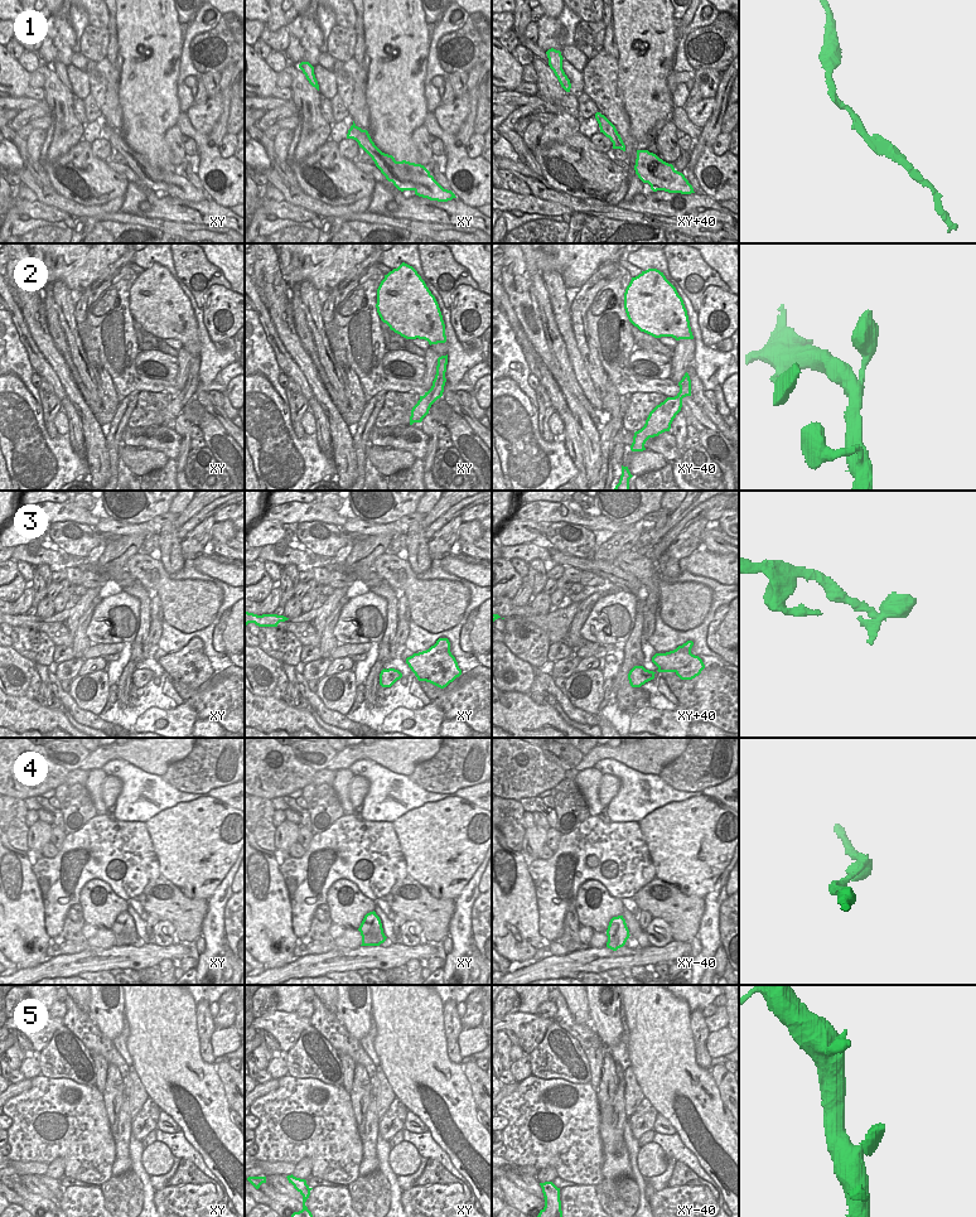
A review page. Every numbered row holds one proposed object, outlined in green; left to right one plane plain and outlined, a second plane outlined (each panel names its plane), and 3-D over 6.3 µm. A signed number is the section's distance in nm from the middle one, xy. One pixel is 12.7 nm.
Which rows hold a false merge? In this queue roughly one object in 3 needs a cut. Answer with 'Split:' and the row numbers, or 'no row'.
Split: 3, 4

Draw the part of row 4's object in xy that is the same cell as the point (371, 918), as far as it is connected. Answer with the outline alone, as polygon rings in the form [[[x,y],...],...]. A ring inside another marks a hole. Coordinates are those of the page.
[[[375,911],[367,913],[362,922],[371,924],[372,932],[383,932],[381,919]]]

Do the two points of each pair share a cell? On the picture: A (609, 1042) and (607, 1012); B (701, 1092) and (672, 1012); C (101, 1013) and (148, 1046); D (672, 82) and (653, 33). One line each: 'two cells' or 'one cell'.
A: one cell
B: one cell
C: two cells
D: two cells

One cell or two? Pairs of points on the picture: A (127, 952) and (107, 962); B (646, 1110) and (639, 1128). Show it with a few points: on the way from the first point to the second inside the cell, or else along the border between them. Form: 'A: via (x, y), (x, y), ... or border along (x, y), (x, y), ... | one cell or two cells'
A: via (122, 957), (112, 959) | one cell
B: via (644, 1114), (639, 1124) | one cell

